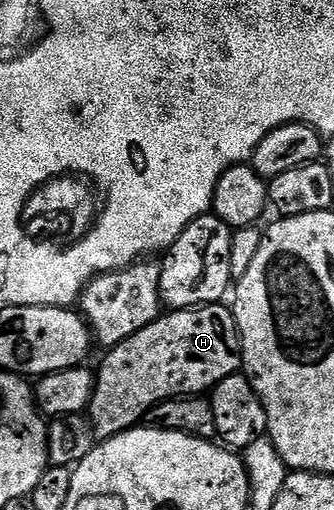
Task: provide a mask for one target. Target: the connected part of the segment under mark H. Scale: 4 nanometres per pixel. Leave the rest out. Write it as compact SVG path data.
M226 304L201 305L193 309L164 312L149 327L137 331L125 343L114 345L106 354L103 366L97 369L95 390L85 413L96 438L116 437L127 429L134 429L146 418L155 405L174 397L203 395L214 389L215 384L229 375L240 372L241 346L235 314Z

